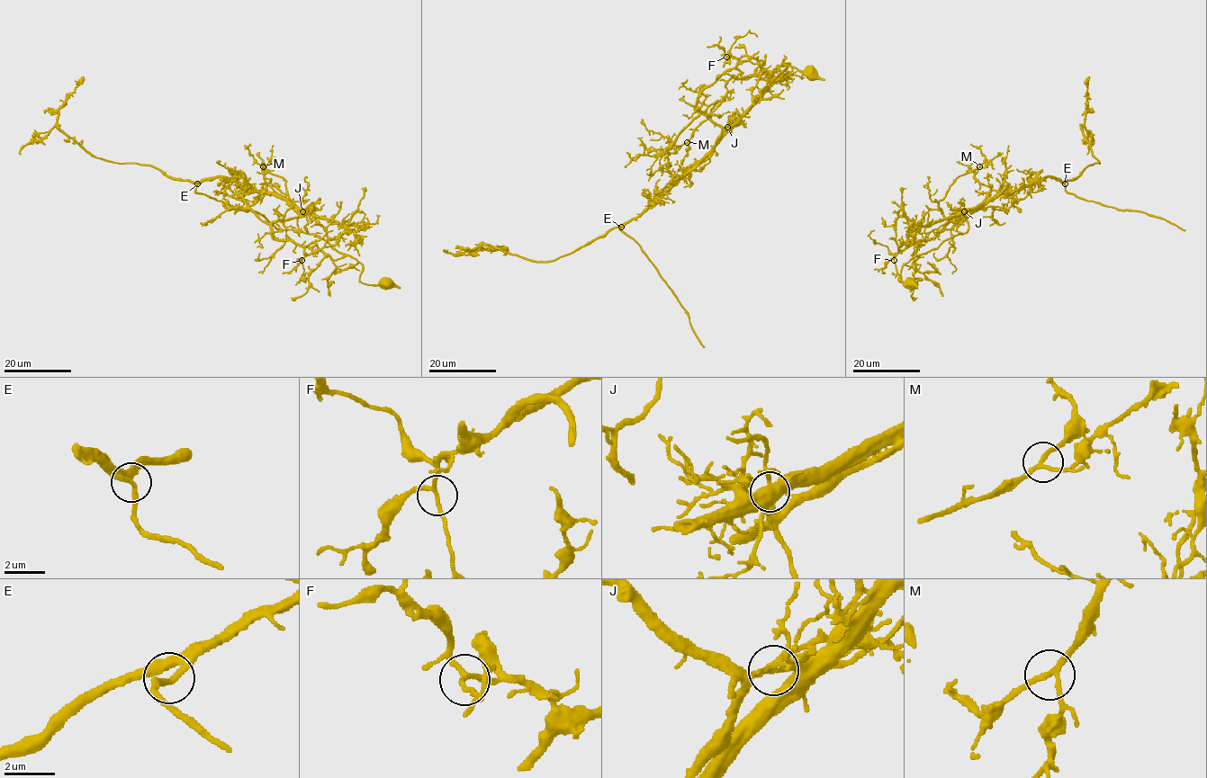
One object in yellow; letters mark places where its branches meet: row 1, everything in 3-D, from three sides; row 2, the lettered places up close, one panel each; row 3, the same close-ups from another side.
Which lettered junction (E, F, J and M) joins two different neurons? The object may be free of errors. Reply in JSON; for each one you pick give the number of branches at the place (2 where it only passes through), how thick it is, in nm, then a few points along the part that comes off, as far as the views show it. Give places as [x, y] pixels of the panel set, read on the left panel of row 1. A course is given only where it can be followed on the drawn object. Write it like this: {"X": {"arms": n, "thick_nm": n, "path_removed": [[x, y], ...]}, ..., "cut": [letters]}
{"J": {"arms": 3, "thick_nm": 170, "path_removed": [[302, 211], [225, 178], [180, 180], [149, 165], [92, 156], [57, 123], [58, 109], [84, 77]]}, "cut": ["J"]}

